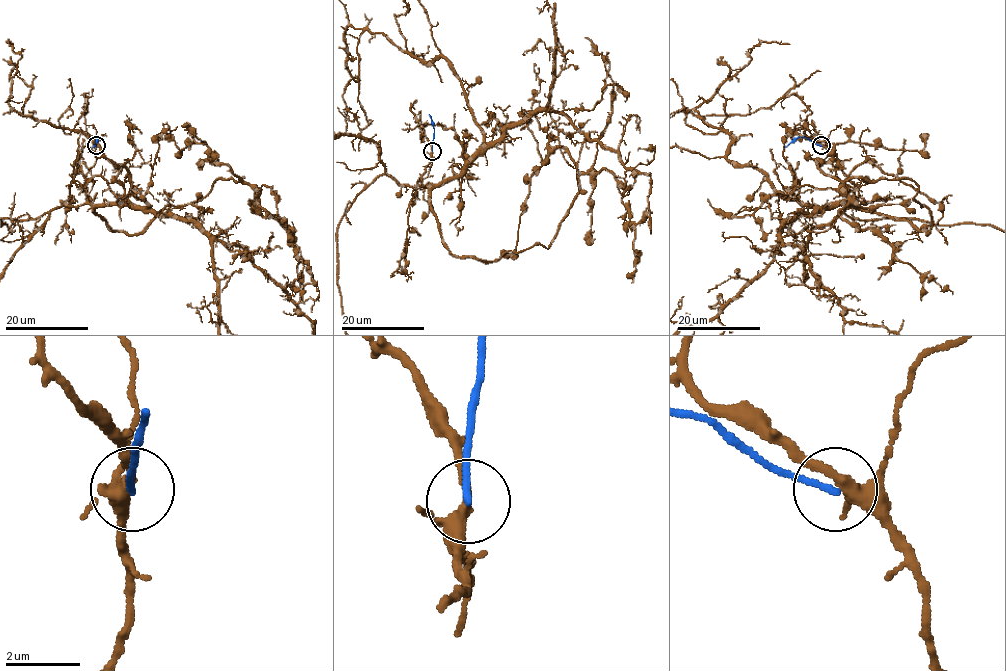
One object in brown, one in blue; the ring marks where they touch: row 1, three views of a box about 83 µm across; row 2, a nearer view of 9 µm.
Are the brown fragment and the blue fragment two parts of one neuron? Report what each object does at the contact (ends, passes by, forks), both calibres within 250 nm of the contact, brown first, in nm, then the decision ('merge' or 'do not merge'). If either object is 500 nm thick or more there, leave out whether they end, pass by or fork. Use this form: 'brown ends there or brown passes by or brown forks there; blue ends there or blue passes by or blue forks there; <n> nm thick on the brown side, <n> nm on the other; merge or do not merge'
brown forks there; blue ends there; 280 nm thick on the brown side, 170 nm on the other; do not merge

